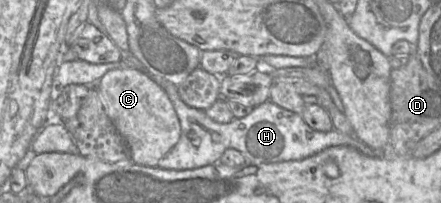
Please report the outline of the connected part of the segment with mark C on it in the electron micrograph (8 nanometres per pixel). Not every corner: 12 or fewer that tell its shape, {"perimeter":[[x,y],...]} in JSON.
{"perimeter":[[134,68],[97,82],[129,160],[158,166],[179,141],[167,93]]}

